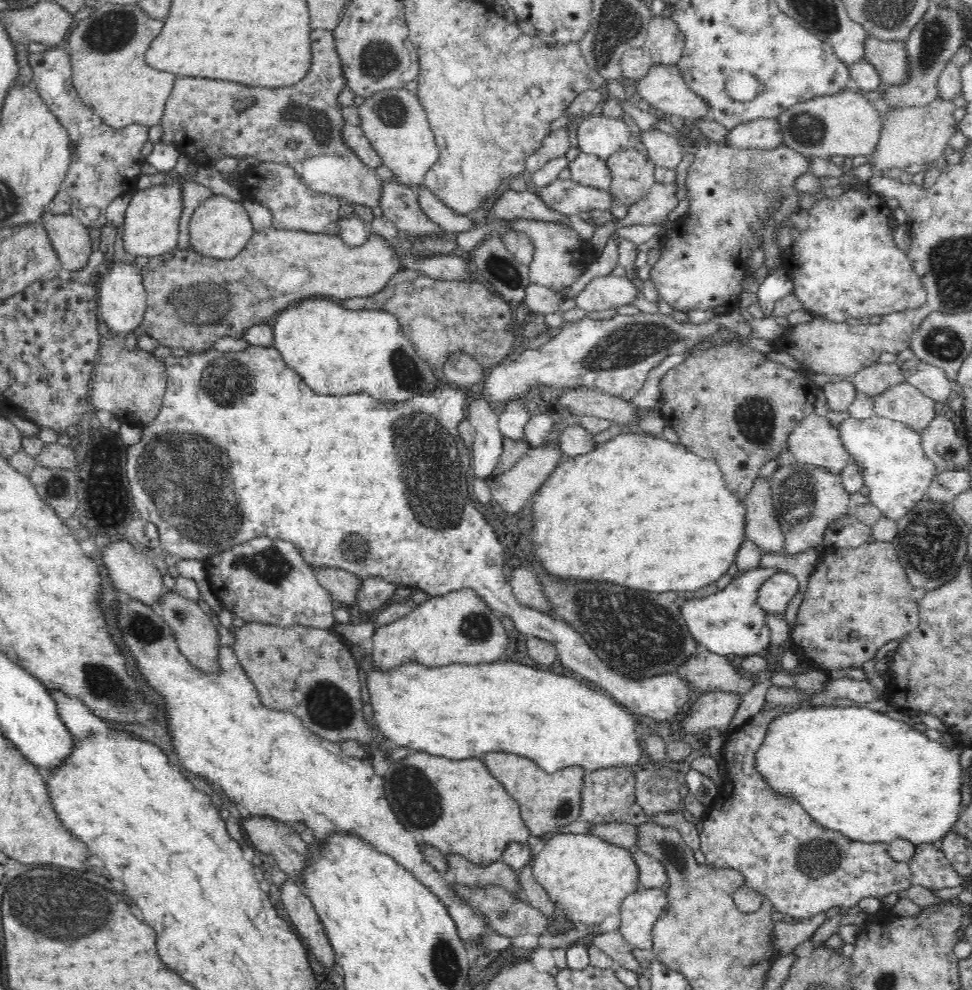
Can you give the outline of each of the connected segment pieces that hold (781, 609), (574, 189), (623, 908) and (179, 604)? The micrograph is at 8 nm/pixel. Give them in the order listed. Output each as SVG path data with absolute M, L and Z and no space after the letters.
M774 573L758 590L758 604L764 612L785 614L788 604L798 592L798 581L790 573Z
M556 179L547 187L535 190L539 200L550 208L551 212L569 216L580 212L610 210L614 206L614 197L605 190L586 186L574 179Z
M639 887L620 904L621 922L618 931L633 948L650 951L652 924L665 908L665 889Z
M176 590L165 591L160 602L152 608L159 617L162 617L163 624L170 628L179 652L194 665L194 668L204 673L222 674L222 666L218 659L221 645L217 627L212 623L211 616L203 612L196 601L180 596Z

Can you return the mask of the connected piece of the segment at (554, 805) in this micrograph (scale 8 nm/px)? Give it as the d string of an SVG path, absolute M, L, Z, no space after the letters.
M488 753L482 756L491 776L502 783L506 792L519 804L521 818L531 835L542 837L549 832L580 820L582 806L582 784L584 769L562 767L548 774L542 767L528 757L512 753Z

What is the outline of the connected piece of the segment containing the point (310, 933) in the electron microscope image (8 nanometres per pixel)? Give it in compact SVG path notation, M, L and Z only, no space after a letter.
M291 879L281 886L281 902L283 902L292 924L296 926L297 933L306 942L311 954L320 964L333 968L335 964L335 952L330 945L324 925L321 923L313 903L297 883L291 883Z

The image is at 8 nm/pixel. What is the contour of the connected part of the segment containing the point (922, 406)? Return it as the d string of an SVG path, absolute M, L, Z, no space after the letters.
M909 383L887 388L873 398L873 415L894 419L920 432L936 418L936 404Z

